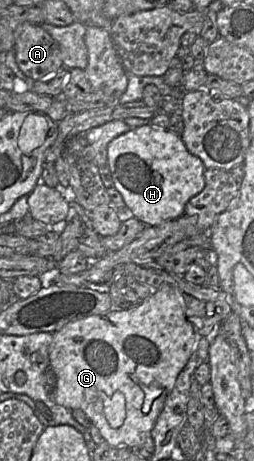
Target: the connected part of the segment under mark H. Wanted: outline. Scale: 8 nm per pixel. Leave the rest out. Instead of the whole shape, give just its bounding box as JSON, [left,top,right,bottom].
[107,125,205,226]

